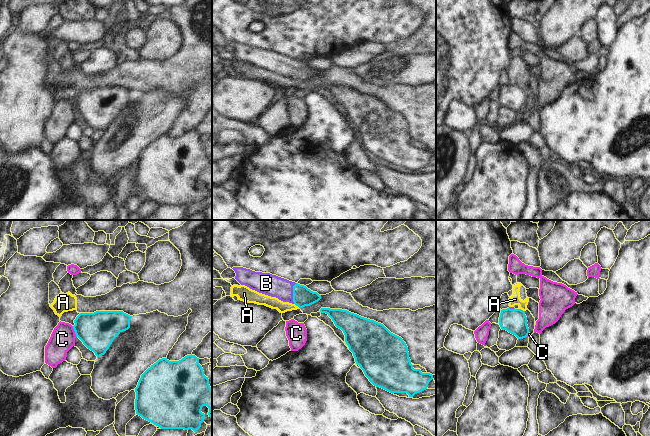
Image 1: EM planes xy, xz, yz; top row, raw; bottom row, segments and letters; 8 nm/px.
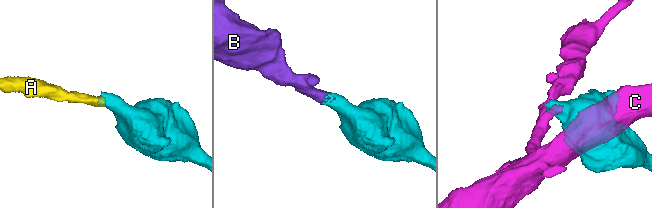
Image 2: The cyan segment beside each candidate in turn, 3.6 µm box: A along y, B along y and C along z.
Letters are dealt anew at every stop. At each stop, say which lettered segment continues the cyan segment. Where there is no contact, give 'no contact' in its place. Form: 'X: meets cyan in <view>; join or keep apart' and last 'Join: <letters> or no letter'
A: meets cyan in xz; keep apart
B: meets cyan in xz; join
C: meets cyan in xy; keep apart
Join: B

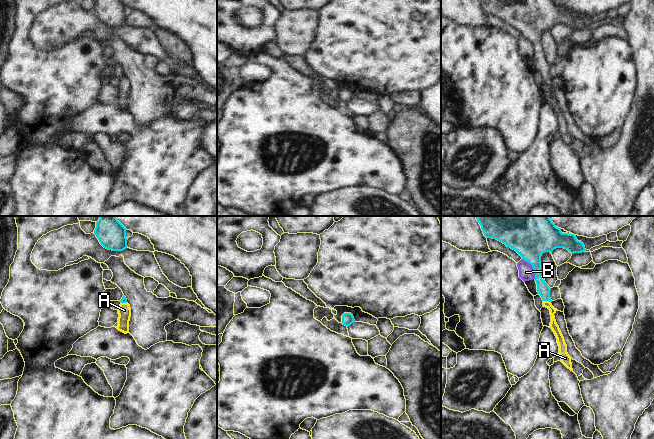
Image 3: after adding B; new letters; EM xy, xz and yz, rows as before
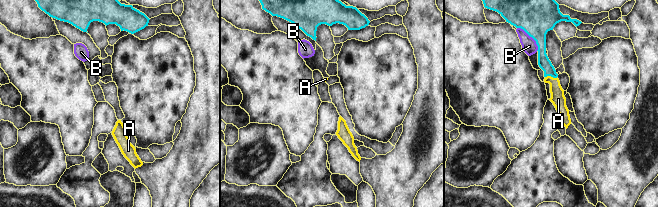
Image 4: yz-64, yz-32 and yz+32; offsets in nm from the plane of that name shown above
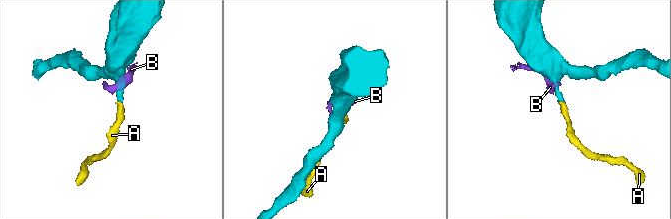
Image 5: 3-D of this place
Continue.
A: meets cyan in yz; join
B: meets cyan in yz; keep apart
Join: A

